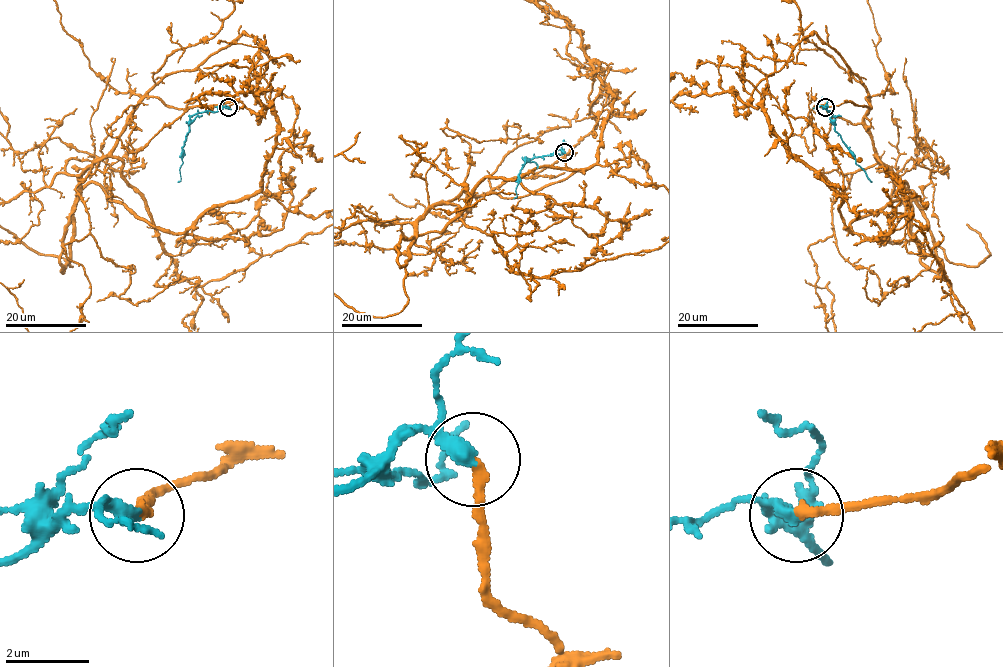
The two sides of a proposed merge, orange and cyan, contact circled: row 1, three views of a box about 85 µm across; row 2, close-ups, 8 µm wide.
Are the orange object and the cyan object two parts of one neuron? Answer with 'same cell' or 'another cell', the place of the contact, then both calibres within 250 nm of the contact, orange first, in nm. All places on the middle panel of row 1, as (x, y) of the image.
same cell; place (564, 152); calibres 240 and 280 nm

